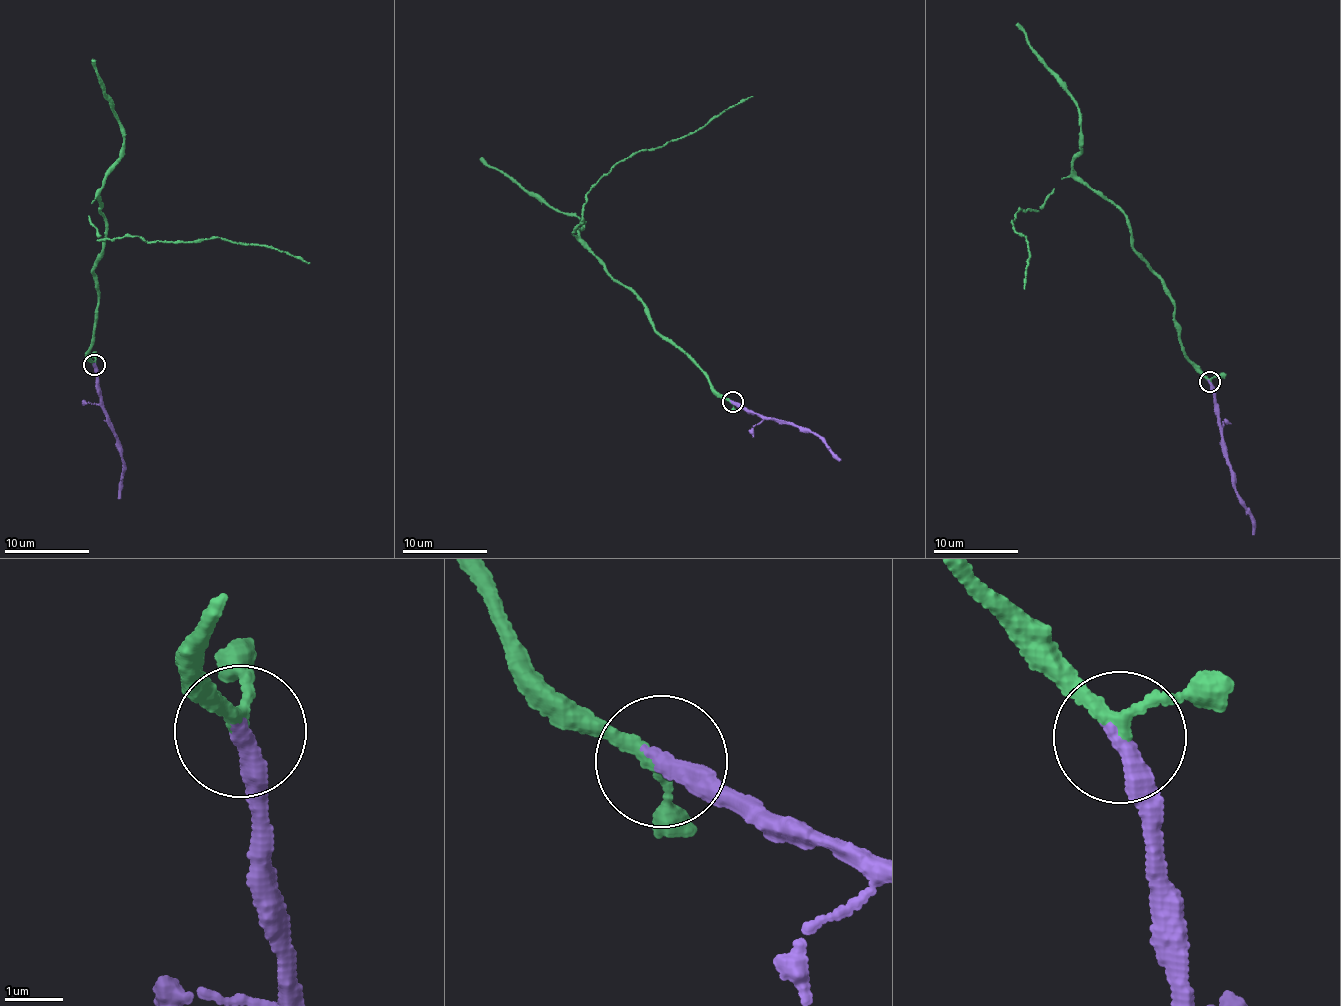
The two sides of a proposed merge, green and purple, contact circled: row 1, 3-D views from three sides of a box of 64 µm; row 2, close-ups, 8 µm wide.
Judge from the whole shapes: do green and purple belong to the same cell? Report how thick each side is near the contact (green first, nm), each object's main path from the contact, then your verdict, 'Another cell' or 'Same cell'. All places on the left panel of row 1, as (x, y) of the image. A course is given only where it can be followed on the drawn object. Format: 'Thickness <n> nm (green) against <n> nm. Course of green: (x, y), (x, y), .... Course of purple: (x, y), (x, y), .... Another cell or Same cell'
Thickness 220 nm (green) against 340 nm. Course of green: (93, 364), (92, 268), (105, 218), (94, 198), (88, 216), (99, 239), (219, 238), (269, 245), (309, 263). Course of purple: (93, 364), (106, 424), (121, 459), (120, 498). Same cell

